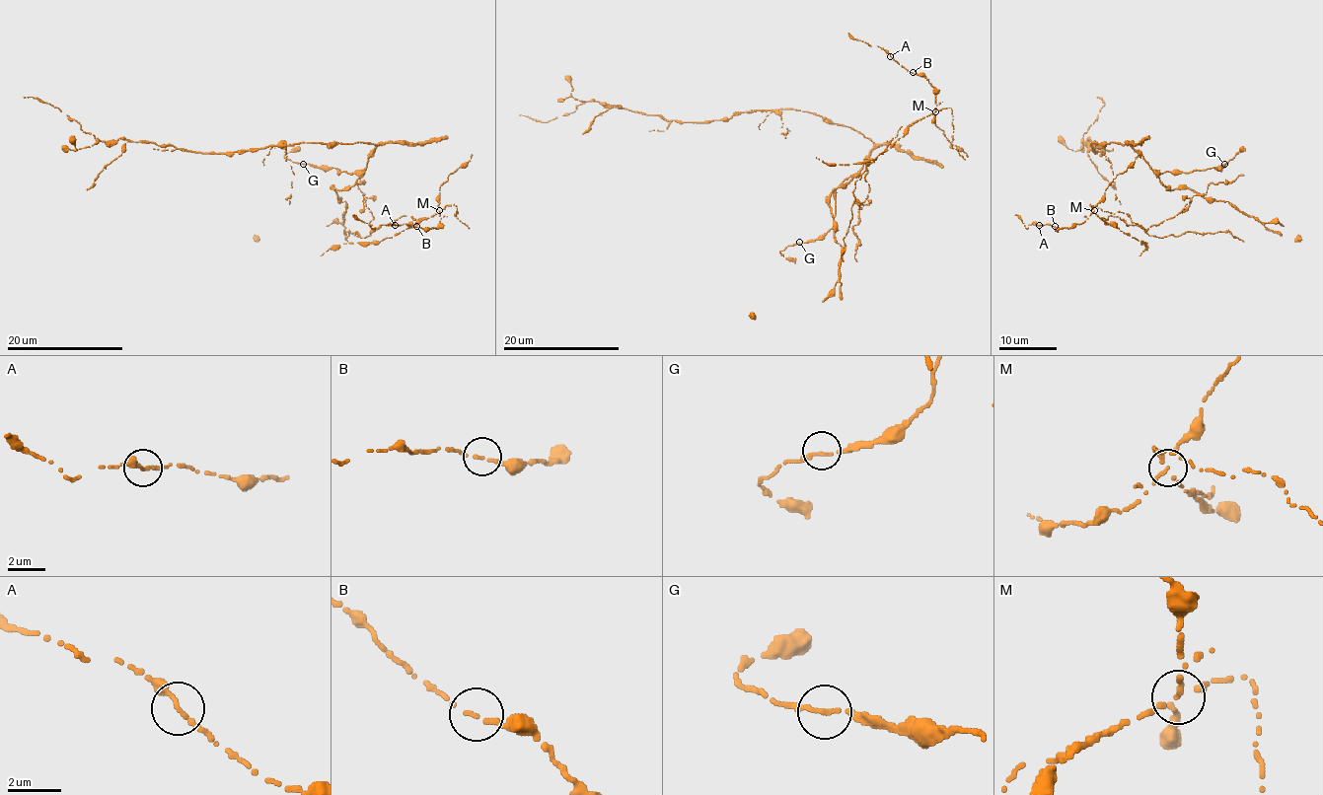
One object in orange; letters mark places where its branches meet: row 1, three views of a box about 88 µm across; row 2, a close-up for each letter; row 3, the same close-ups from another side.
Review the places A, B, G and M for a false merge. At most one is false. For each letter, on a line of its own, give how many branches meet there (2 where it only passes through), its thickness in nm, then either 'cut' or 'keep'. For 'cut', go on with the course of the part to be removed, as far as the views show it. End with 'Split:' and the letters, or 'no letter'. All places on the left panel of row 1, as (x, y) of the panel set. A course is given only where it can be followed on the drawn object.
A: 2 branches meet; 200 nm thick; keep
B: 2 branches meet; 170 nm thick; keep
G: 2 branches meet; 170 nm thick; keep
M: 2 branches meet; 170 nm thick; cut; foreign part runs (440, 210), (428, 217), (401, 216), (392, 225), (371, 229), (373, 216), (357, 182), (363, 182), (361, 174)
Split: M

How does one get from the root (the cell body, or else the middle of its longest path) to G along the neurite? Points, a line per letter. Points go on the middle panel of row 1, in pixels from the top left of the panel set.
G: (863, 164), (836, 189), (834, 225), (824, 235), (799, 242)

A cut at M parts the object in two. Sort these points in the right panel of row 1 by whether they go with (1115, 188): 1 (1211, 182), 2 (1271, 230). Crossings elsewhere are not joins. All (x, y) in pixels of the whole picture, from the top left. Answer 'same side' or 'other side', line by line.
1: other side
2: same side

